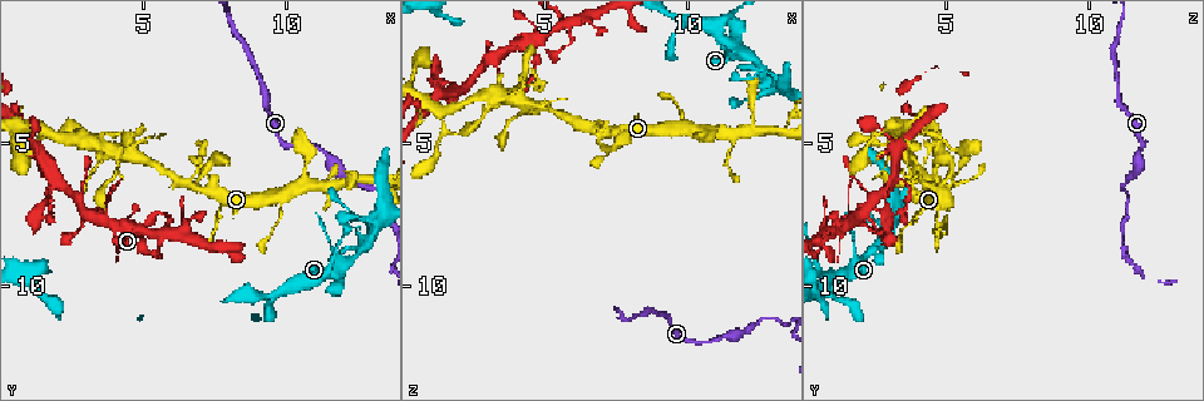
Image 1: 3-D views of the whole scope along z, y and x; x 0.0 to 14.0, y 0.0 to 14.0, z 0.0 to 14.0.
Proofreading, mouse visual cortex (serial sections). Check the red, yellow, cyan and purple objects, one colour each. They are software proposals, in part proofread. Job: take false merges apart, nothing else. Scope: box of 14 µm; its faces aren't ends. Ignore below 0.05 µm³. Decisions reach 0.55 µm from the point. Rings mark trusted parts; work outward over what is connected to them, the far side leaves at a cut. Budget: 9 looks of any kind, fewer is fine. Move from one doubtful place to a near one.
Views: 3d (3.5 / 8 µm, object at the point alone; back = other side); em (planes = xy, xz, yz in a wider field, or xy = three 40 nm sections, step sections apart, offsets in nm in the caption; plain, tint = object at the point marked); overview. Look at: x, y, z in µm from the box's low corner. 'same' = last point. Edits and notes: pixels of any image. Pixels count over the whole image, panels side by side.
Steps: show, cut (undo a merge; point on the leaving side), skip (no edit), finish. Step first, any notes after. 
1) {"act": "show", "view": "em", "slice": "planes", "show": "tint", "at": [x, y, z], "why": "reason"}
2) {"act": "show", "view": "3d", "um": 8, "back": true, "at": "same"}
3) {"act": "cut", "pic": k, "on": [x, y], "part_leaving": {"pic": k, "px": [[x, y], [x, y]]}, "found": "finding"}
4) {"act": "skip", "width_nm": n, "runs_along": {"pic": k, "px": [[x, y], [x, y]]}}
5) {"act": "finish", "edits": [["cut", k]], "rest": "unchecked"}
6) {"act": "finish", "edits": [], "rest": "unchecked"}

{"act": "show", "view": "3d", "um": 3.5, "at": [9.6, 6.8, 4.4], "why": "branch point"}

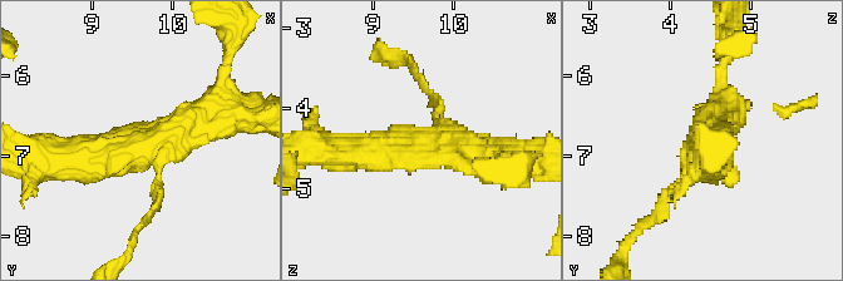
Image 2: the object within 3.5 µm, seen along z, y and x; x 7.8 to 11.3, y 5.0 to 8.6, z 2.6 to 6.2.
{"act": "show", "view": "em", "slice": "xy", "step": 5, "show": "plain", "at": [9.70, 6.85, 4.40]}

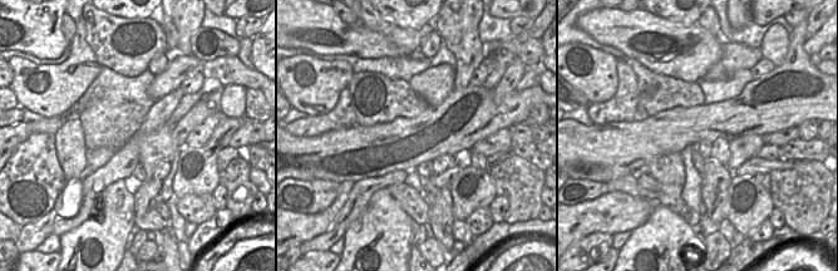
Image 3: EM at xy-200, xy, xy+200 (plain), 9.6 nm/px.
{"act": "show", "view": "em", "slice": "xy", "step": 5, "show": "tint", "at": "same"}

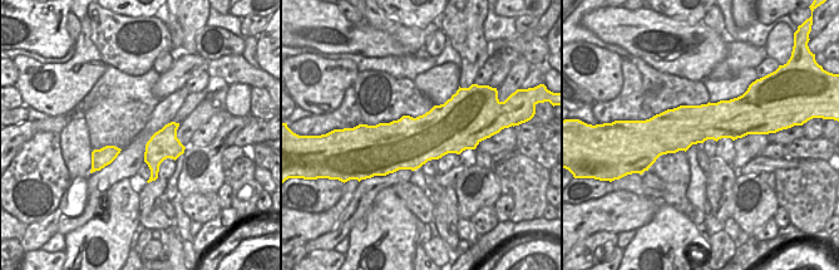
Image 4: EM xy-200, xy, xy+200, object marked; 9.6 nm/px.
{"act": "skip", "runs_along": {"pic": 2, "px": [[69, 158], [131, 154], [218, 112]]}, "found": "all the same cell"}

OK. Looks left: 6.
{"act": "show", "view": "3d", "um": 3.5, "at": [7.2, 5.8, 5.2], "why": "sharp bend"}

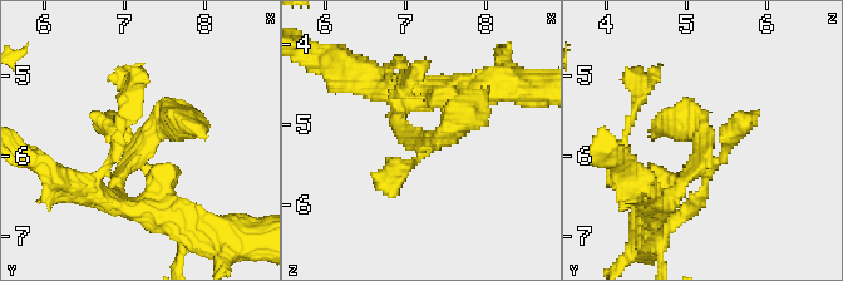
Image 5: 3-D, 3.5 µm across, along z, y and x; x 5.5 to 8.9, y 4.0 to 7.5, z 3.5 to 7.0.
{"act": "show", "view": "em", "slice": "xy", "step": 5, "show": "tint", "at": [7.35, 5.85, 5.15]}

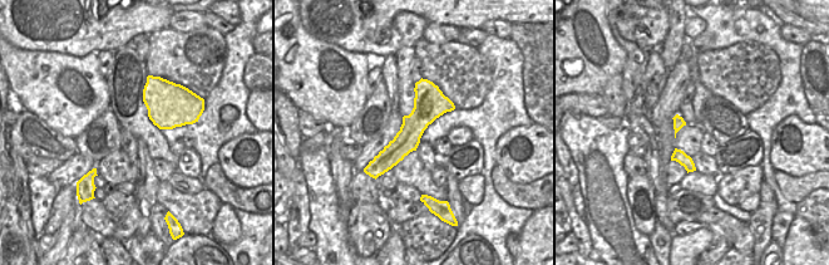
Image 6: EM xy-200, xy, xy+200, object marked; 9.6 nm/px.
{"act": "skip", "runs_along": {"pic": 5, "px": [[127, 208], [119, 177], [164, 123], [203, 134]]}, "found": "continuous, no second cell"}

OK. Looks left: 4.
{"act": "show", "view": "3d", "um": 3.5, "at": [4.3, 5.5, 3.6], "why": "thin arm on a thick one"}

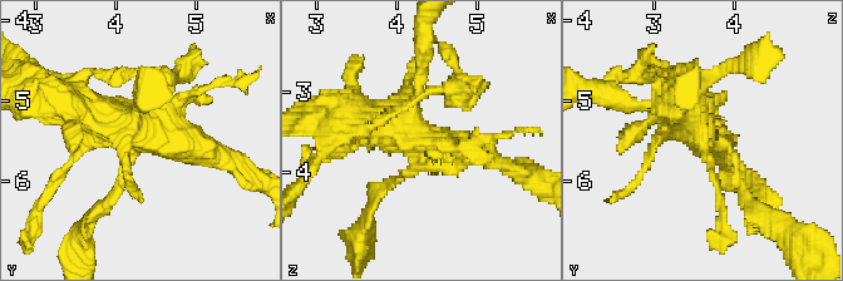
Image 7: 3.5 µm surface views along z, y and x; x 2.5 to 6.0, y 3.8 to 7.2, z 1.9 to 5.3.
{"act": "show", "view": "em", "slice": "xy", "step": 3, "show": "tint", "at": [4.40, 5.45, 3.60]}

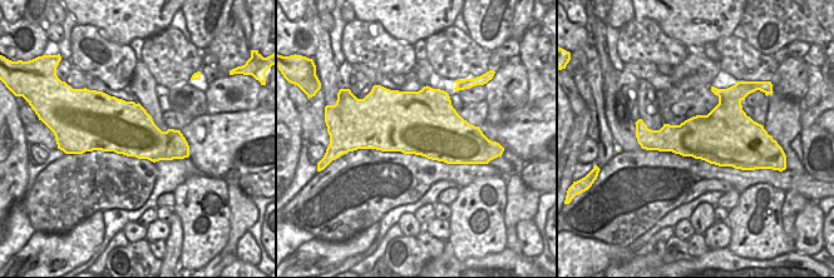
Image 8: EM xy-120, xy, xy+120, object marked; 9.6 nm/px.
{"act": "skip", "runs_along": {"pic": 7, "px": [[221, 159], [74, 106]]}, "found": "continuous, no second cell"}

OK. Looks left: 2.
{"act": "show", "view": "3d", "um": 3.5, "at": [4.4, 7.8, 1.7], "why": "sharp bend"}

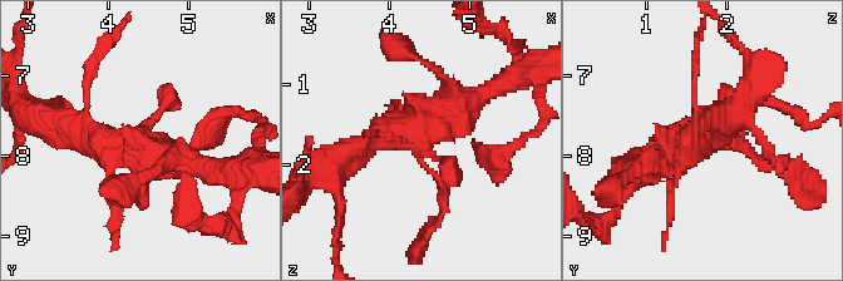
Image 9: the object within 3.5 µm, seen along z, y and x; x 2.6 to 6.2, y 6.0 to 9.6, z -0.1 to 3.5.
{"act": "show", "view": "em", "slice": "xy", "step": 2, "show": "tint", "at": [4.30, 7.80, 1.60]}

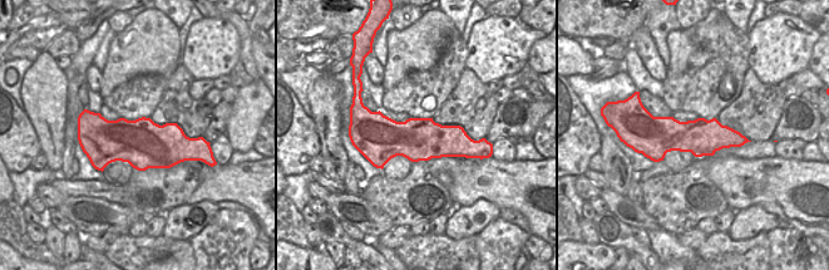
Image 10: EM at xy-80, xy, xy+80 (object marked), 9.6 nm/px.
{"act": "skip", "runs_along": {"pic": 10, "px": [[644, 131], [659, 134], [743, 140]]}, "found": "continuous, no second cell"}

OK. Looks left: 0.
{"act": "finish", "edits": [], "rest": "unchecked"}

